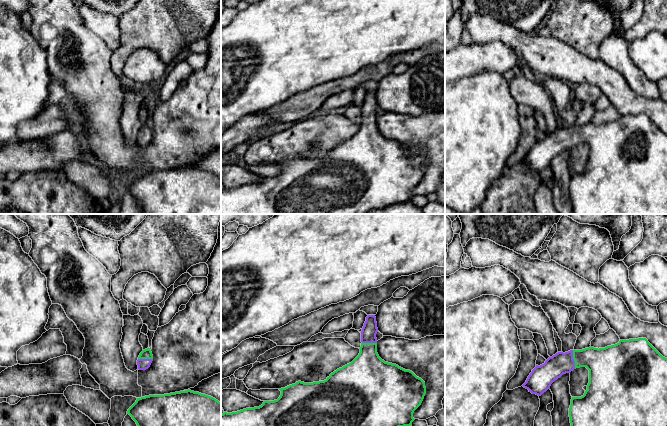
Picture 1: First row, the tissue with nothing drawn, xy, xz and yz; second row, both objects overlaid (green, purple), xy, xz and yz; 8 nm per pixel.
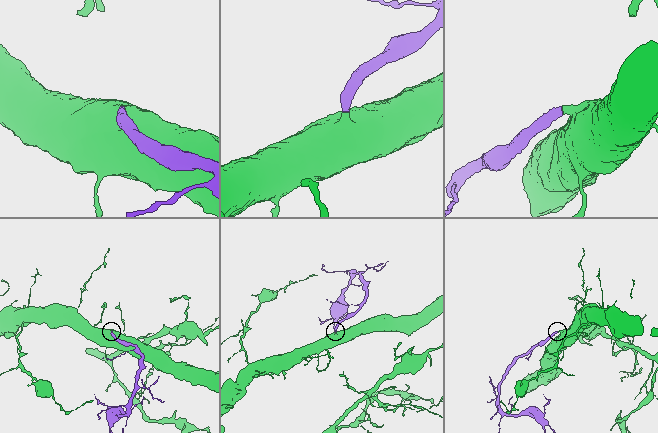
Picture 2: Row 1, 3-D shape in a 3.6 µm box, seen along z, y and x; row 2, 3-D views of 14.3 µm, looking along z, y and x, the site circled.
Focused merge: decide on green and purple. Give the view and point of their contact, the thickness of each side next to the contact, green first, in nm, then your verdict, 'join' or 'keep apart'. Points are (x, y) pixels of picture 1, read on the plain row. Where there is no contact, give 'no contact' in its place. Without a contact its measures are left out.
contact yz (573, 134); calibres 260 and 180 nm; join

